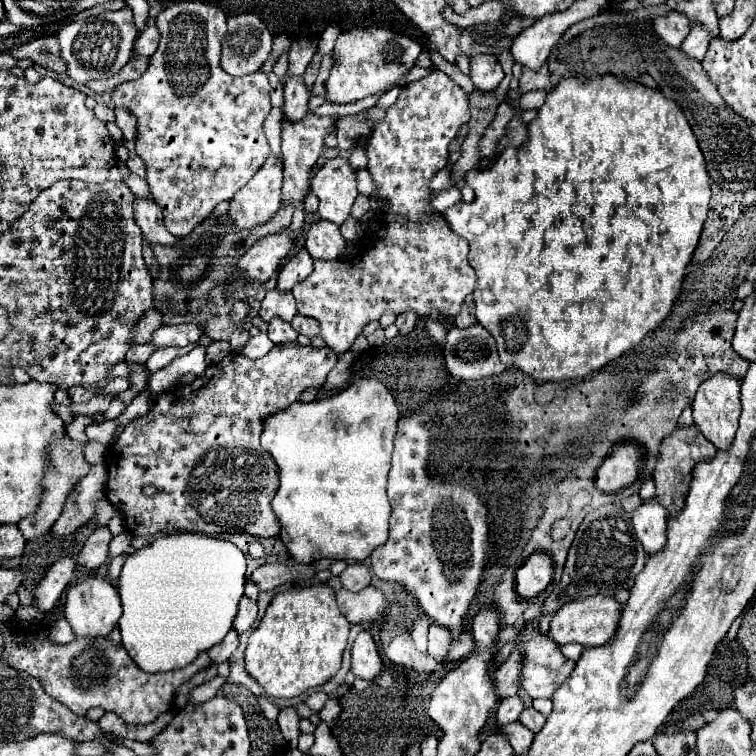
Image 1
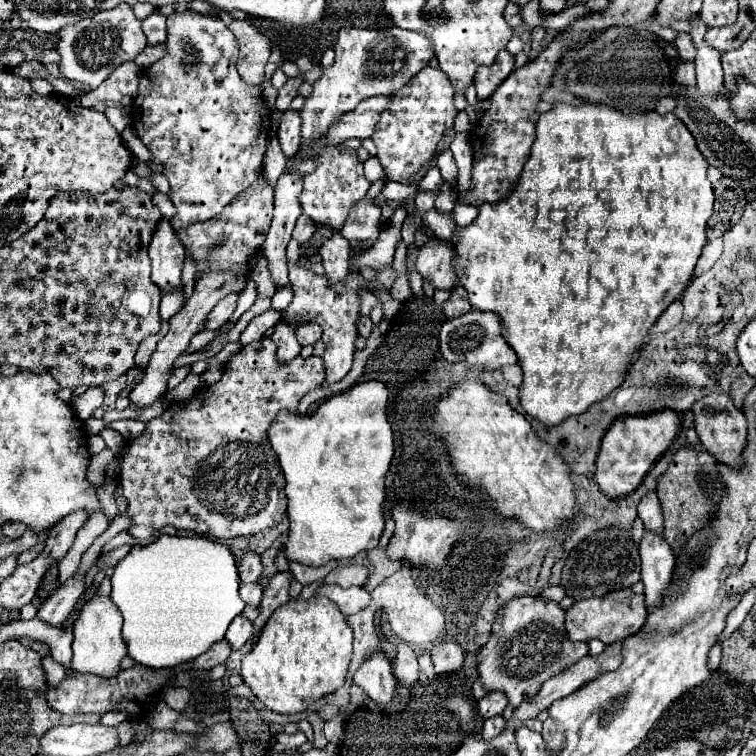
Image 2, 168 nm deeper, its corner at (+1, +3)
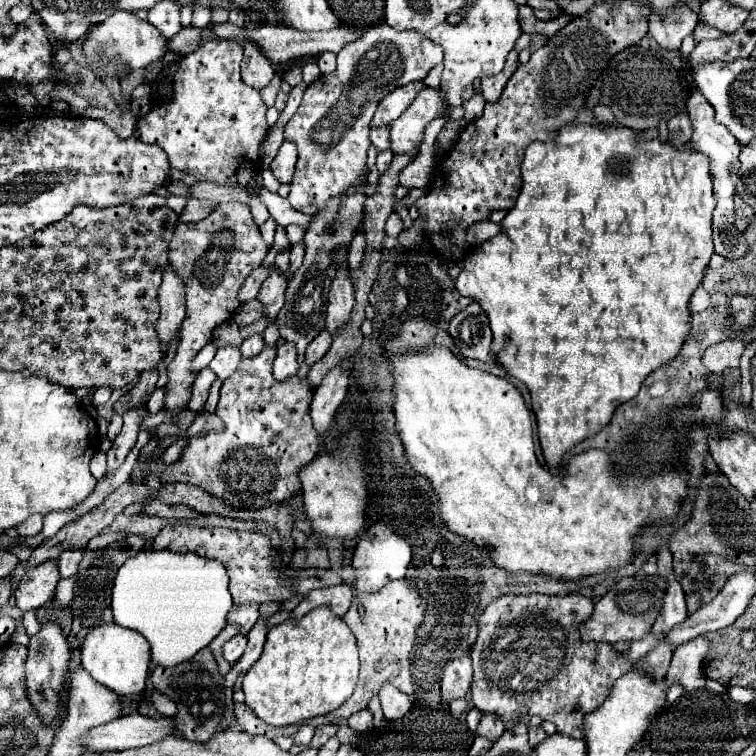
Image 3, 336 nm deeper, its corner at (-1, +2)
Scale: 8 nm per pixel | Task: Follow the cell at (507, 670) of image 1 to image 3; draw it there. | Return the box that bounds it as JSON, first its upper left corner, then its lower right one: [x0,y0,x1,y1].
[476,714,504,742]

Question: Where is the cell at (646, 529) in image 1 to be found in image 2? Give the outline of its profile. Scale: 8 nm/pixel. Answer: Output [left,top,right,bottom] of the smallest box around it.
[640,529,674,605]

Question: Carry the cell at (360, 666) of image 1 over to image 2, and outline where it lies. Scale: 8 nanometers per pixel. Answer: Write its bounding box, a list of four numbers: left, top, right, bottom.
[354,651,396,703]

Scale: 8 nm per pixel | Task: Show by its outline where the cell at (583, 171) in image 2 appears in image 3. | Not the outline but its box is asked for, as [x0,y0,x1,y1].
[456,124,716,468]

